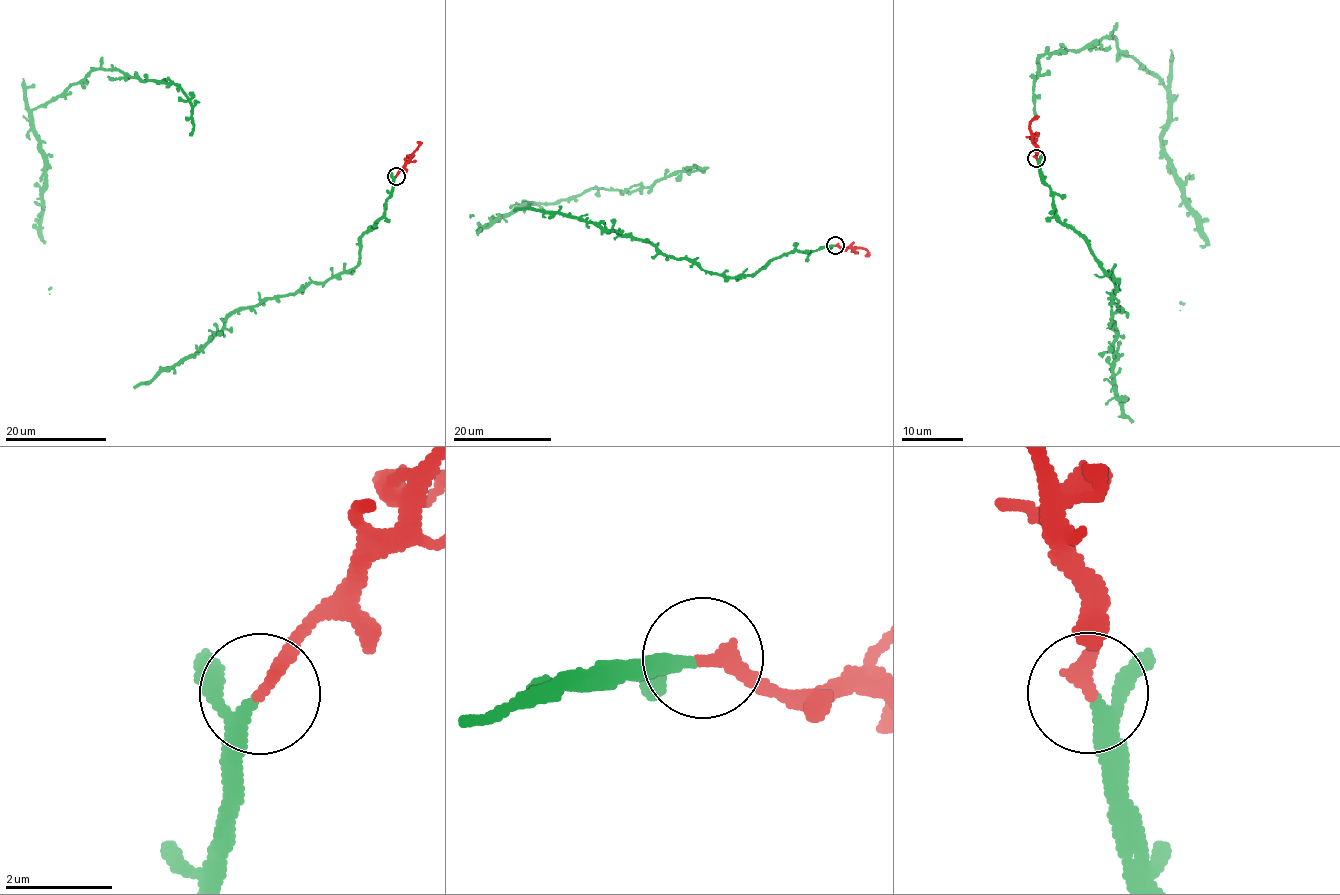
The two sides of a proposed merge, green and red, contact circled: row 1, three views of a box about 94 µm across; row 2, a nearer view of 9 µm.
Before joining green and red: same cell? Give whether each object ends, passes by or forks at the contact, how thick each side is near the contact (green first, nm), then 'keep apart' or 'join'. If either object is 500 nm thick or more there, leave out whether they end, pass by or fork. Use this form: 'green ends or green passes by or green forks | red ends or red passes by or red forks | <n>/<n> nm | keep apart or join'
green passes by | red ends | 200/280 nm | join

